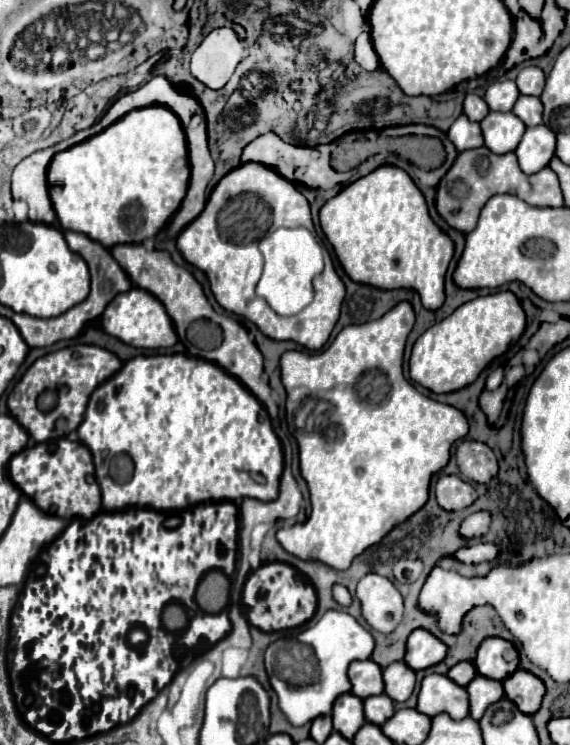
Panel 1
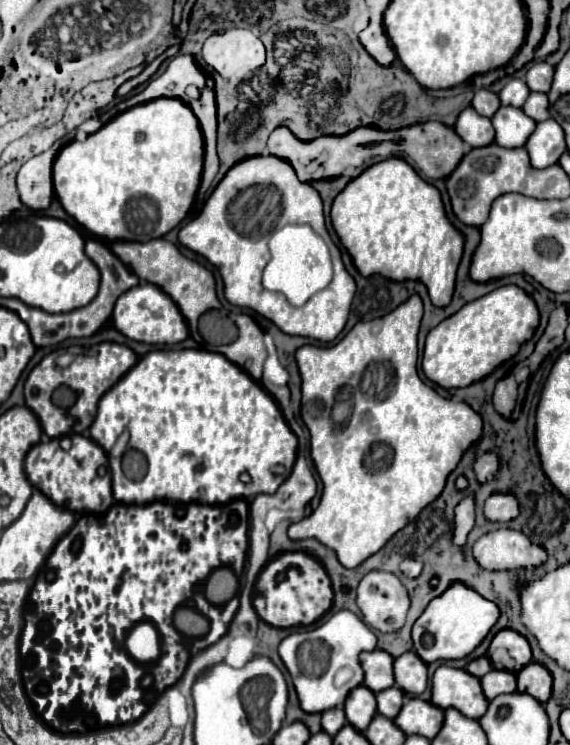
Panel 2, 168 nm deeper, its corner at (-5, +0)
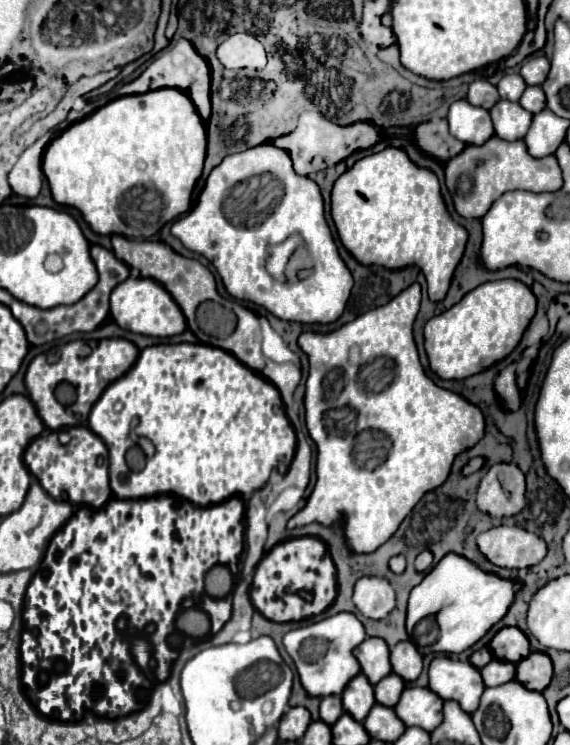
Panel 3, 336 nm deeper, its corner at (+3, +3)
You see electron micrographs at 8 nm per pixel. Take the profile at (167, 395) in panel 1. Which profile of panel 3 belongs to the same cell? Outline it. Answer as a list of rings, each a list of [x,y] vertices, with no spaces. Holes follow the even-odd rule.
[[[186,342],[144,348],[136,364],[98,398],[90,412],[88,428],[108,446],[110,488],[116,498],[144,498],[174,492],[198,506],[208,506],[228,500],[234,494],[250,496],[268,482],[272,470],[284,474],[296,450],[296,434],[286,418],[278,390],[268,380],[220,348]],[[134,416],[140,420],[136,434],[156,446],[156,454],[146,460],[140,472],[132,472],[124,460],[132,444],[128,440],[128,428]]]

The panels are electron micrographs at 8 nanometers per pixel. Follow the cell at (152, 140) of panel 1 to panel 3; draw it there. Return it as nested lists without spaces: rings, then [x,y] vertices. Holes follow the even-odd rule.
[[[160,88],[146,94],[122,96],[88,118],[66,128],[46,148],[42,170],[48,178],[52,196],[58,204],[76,208],[96,234],[120,234],[126,238],[150,238],[166,222],[184,214],[190,206],[190,196],[196,180],[202,174],[206,156],[206,130],[188,94],[176,88]],[[142,186],[146,192],[128,202],[122,200],[126,192]],[[140,202],[142,208],[126,208],[126,204]]]

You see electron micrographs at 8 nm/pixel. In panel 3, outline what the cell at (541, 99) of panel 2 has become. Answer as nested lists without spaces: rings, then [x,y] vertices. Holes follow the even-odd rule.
[[[528,86],[520,98],[522,108],[526,108],[530,114],[538,114],[546,108],[546,98],[544,98],[544,90],[540,86]]]

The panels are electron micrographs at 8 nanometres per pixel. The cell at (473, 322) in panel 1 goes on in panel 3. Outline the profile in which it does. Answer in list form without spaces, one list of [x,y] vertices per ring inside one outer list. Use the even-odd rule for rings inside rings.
[[[494,280],[468,292],[450,310],[424,326],[424,348],[430,370],[444,380],[464,380],[506,358],[520,342],[536,312],[532,290],[518,280]]]

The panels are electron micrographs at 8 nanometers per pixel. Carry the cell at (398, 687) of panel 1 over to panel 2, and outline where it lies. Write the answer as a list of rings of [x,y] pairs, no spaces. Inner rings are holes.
[[[406,651],[394,661],[394,677],[396,685],[410,695],[420,695],[428,685],[426,663],[416,655],[416,651]]]

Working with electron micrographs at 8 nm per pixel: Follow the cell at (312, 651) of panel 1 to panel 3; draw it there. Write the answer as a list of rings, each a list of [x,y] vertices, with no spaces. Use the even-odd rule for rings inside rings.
[[[338,612],[320,622],[286,632],[282,644],[296,664],[296,672],[300,676],[300,684],[306,690],[306,694],[326,698],[326,696],[340,696],[346,684],[360,672],[360,664],[354,658],[352,650],[358,644],[362,644],[362,640],[366,640],[362,622],[352,612]]]

